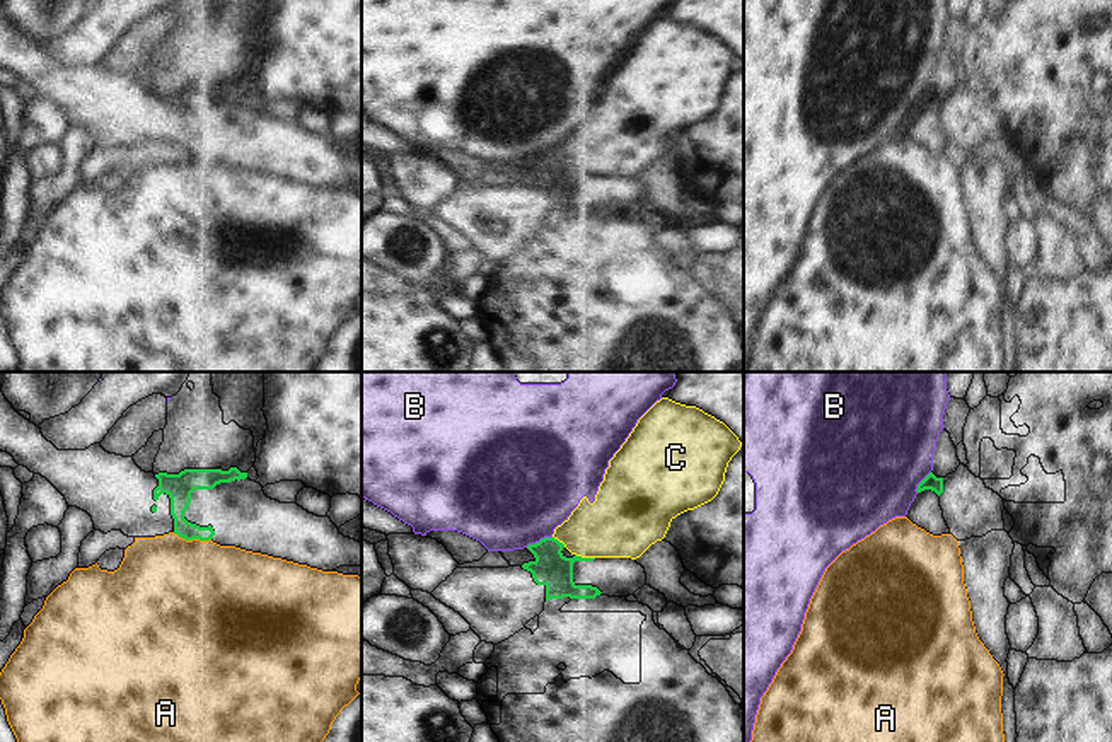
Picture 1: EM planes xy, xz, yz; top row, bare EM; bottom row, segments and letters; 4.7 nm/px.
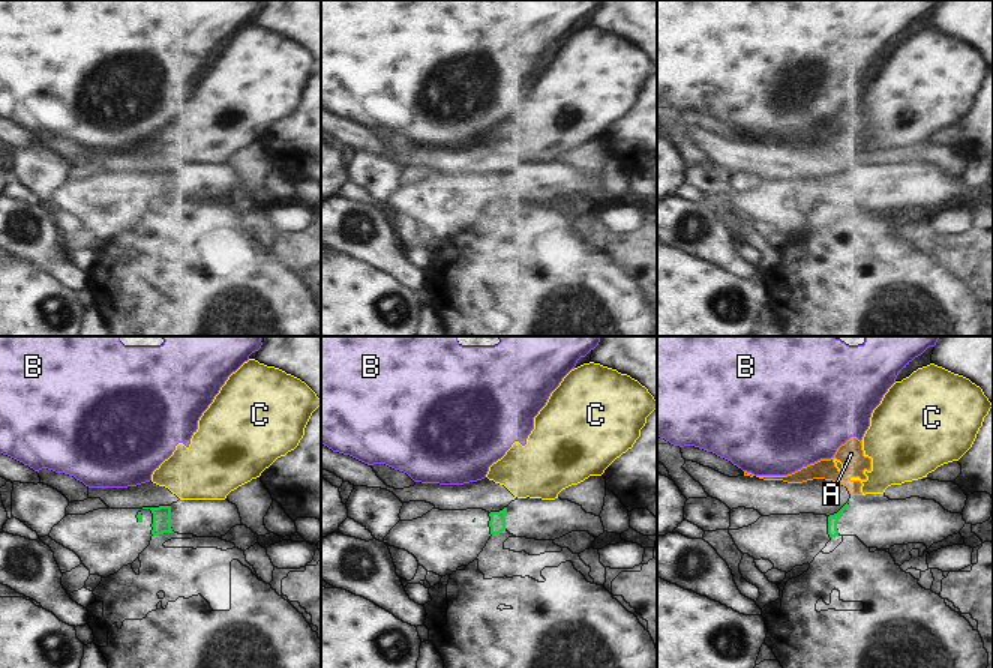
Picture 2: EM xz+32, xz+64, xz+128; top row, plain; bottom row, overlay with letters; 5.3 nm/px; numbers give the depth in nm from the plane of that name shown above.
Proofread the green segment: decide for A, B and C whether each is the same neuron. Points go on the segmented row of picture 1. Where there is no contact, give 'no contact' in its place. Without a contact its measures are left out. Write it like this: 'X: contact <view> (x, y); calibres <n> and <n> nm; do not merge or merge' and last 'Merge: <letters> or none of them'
A: contact xy (191, 539); calibres 120 and 500 nm; do not merge
B: contact xz (539, 541); calibres 170 and 480 nm; do not merge
C: contact xz (585, 558); calibres 170 and 340 nm; do not merge
Merge: none of them

